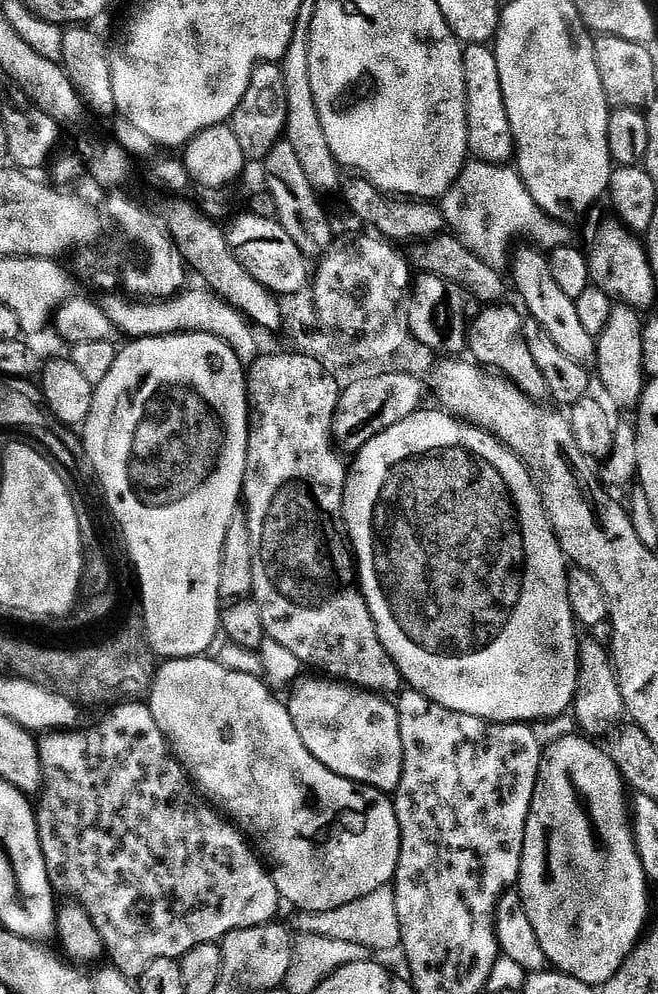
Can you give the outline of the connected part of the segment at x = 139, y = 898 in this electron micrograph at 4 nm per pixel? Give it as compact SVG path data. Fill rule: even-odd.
M120 702L109 707L107 709L109 712L91 725L96 730L96 736L92 736L88 744L84 744L84 740L76 744L76 740L72 740L75 731L52 732L56 740L52 740L48 748L44 748L44 759L40 761L40 764L48 764L48 780L56 780L56 792L48 792L48 800L38 800L37 833L40 835L46 870L49 871L49 882L55 891L60 894L65 892L68 898L79 904L86 915L92 919L104 943L107 959L112 959L111 967L122 976L138 978L152 964L165 962L164 960L179 961L187 952L194 950L194 946L223 941L226 934L239 928L257 928L263 924L273 923L277 919L276 911L282 907L282 901L280 891L272 881L271 871L265 867L261 857L250 847L244 833L235 824L225 822L221 813L194 787L188 773L173 756L162 730L158 730L158 722L154 722L154 714L147 703L124 703L128 702Z

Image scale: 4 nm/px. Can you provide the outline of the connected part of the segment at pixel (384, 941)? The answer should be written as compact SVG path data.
M392 886L374 890L374 894L358 898L358 902L346 902L346 906L338 906L338 910L300 912L293 918L292 924L291 927L304 936L334 938L334 942L354 942L354 946L362 946L372 954L392 952L395 948L397 951L401 947L396 890Z

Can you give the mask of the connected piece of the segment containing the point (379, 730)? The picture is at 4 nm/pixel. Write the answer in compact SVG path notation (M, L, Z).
M302 678L302 686L298 690L290 690L286 703L288 713L310 754L322 762L334 774L355 780L357 784L369 784L382 792L395 793L398 782L402 778L404 763L402 762L402 734L400 719L396 713L395 703L388 704L383 695L366 692L363 688L353 688L335 678Z

